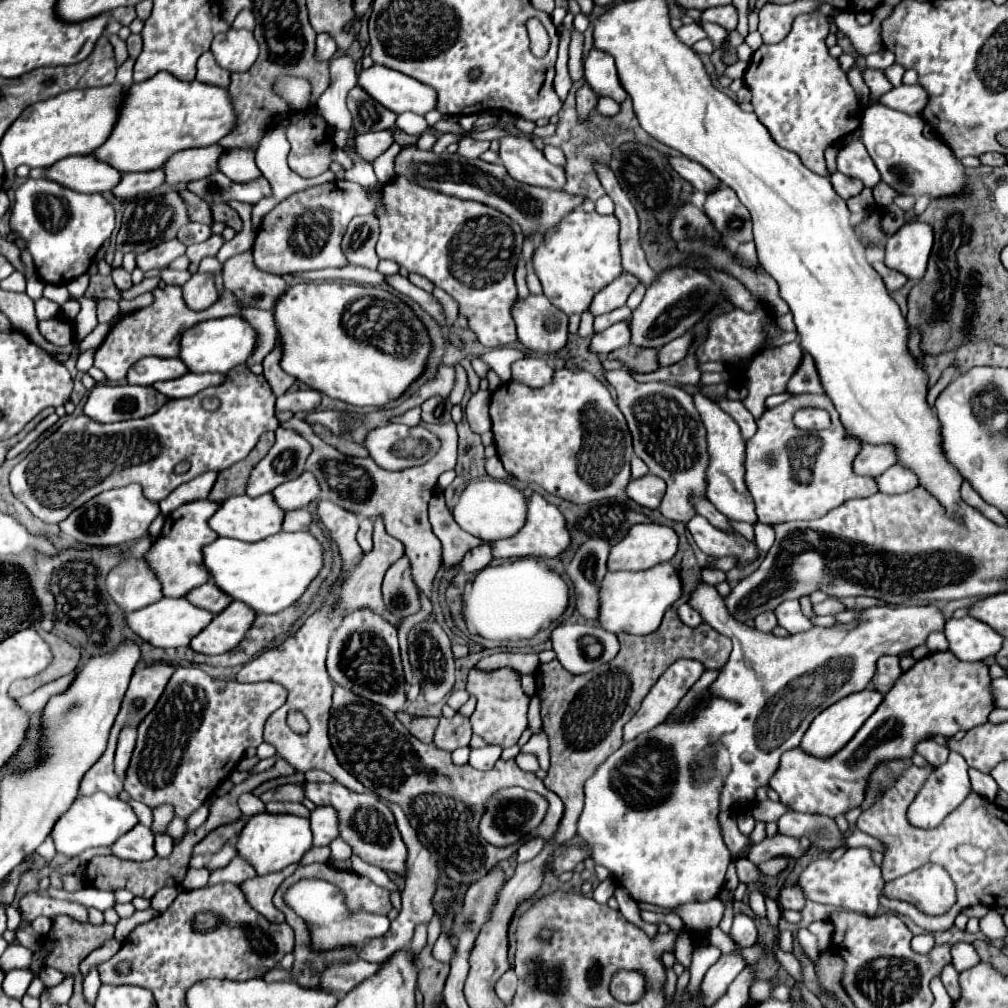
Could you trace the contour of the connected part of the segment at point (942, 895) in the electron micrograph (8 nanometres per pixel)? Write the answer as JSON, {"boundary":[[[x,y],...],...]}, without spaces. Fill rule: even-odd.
{"boundary":[[[924,865],[924,867],[920,867],[920,869],[912,871],[912,873],[888,881],[883,888],[884,895],[888,899],[910,901],[918,909],[922,909],[924,913],[930,913],[930,915],[946,913],[952,907],[952,891],[954,891],[954,883],[952,883],[950,875],[940,865]]]}

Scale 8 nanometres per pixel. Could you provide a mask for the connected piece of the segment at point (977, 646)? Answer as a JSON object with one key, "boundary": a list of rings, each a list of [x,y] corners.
{"boundary":[[[974,617],[950,619],[944,627],[950,651],[962,661],[982,661],[1000,651],[1004,637]]]}

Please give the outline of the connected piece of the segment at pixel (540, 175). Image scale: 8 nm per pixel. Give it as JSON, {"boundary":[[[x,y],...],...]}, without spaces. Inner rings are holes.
{"boundary":[[[502,137],[498,153],[510,177],[520,183],[548,189],[562,189],[566,183],[564,167],[552,165],[526,137]]]}

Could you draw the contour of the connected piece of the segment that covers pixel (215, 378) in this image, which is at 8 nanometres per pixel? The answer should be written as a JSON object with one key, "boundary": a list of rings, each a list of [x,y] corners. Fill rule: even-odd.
{"boundary":[[[202,373],[202,375],[182,375],[178,379],[170,379],[170,381],[160,381],[154,383],[152,387],[166,395],[168,399],[180,399],[180,397],[192,397],[198,391],[210,387],[210,385],[220,385],[224,381],[224,375],[216,375],[216,373]]]}

